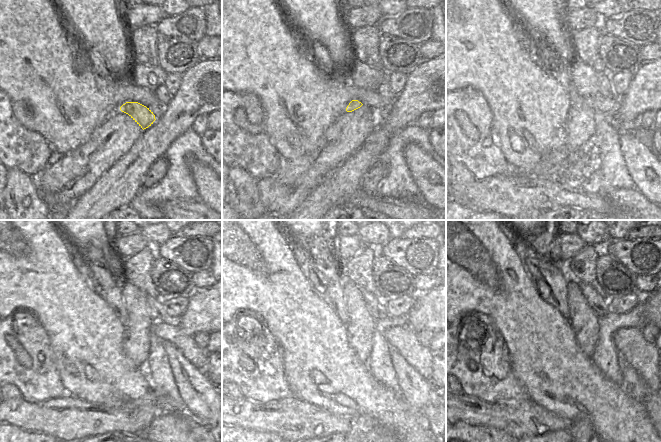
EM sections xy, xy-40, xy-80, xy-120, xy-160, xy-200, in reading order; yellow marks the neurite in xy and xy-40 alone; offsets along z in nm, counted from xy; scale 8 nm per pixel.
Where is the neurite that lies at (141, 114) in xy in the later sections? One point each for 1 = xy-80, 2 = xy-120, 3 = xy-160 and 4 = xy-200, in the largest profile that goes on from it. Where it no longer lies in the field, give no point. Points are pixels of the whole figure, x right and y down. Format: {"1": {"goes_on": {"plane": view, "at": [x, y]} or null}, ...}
{"1": {"goes_on": {"plane": "xy-80", "at": [563, 75]}}, "2": {"goes_on": {"plane": "xy-120", "at": [111, 293]}}, "3": {"goes_on": {"plane": "xy-160", "at": [330, 281]}}, "4": {"goes_on": {"plane": "xy-200", "at": [555, 279]}}}

